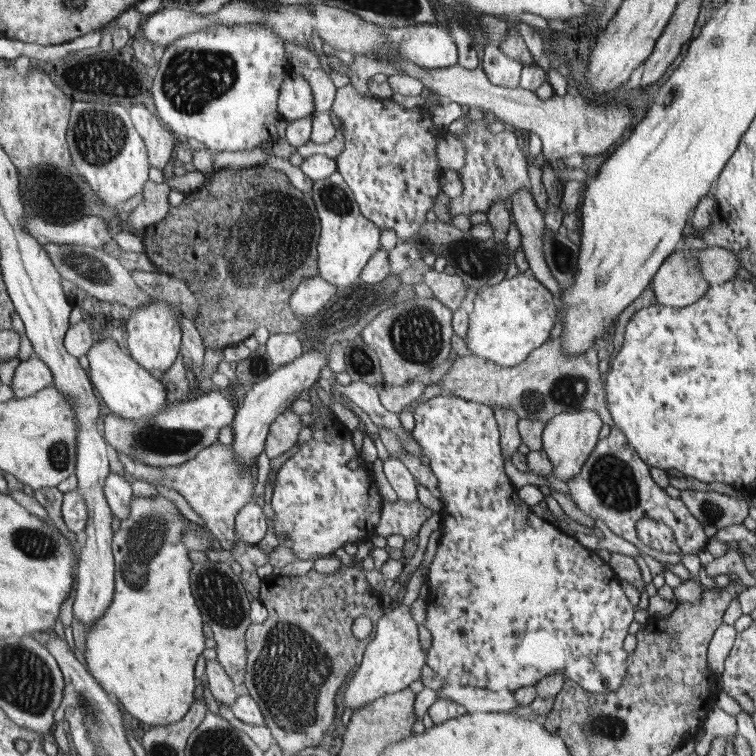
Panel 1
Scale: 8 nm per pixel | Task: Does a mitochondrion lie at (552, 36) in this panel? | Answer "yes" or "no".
no

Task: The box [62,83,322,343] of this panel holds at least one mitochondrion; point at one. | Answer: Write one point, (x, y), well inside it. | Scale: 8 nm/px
(100, 121)

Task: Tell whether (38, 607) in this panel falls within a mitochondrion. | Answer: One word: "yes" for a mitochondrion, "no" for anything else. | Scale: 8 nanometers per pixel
no

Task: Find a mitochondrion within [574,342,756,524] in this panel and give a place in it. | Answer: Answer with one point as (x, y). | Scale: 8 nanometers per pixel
(612, 480)

